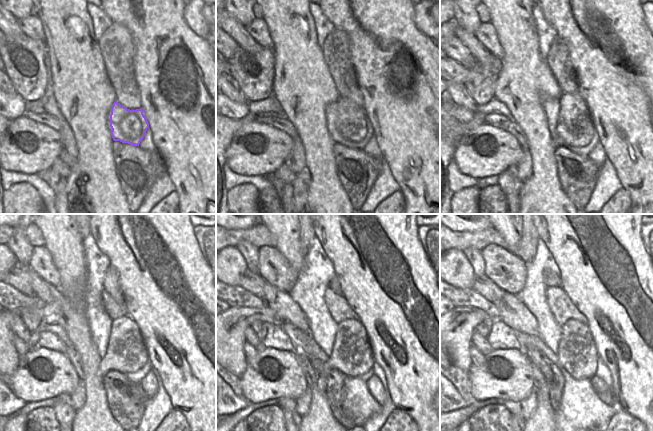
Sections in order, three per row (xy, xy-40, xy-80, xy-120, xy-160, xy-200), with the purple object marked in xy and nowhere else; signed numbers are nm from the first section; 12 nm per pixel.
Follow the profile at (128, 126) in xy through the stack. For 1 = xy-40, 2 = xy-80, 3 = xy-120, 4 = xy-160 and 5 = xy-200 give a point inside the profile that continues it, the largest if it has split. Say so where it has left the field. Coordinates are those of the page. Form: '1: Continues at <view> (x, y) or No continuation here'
1: Continues at xy-40 (353, 128)
2: Continues at xy-80 (576, 129)
3: Continues at xy-120 (127, 353)
4: Continues at xy-160 (352, 355)
5: Continues at xy-200 (577, 354).

